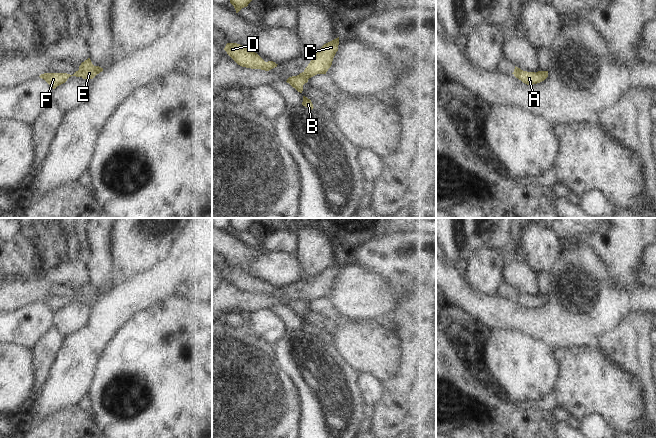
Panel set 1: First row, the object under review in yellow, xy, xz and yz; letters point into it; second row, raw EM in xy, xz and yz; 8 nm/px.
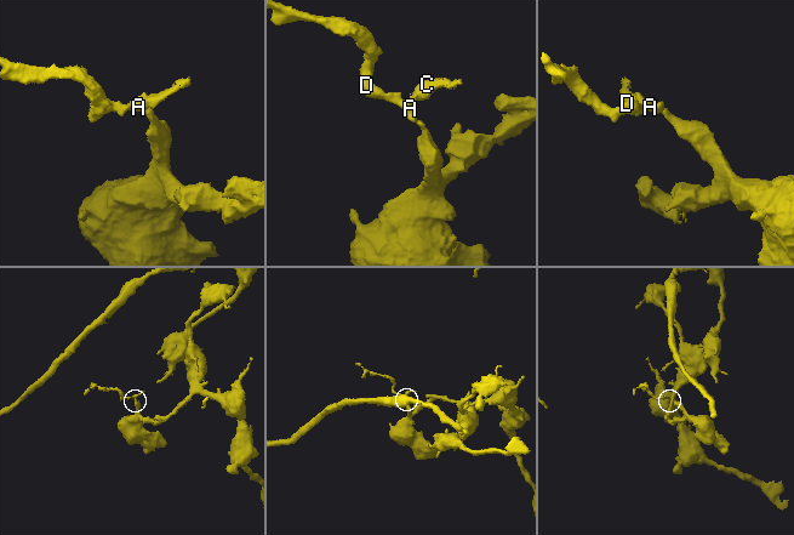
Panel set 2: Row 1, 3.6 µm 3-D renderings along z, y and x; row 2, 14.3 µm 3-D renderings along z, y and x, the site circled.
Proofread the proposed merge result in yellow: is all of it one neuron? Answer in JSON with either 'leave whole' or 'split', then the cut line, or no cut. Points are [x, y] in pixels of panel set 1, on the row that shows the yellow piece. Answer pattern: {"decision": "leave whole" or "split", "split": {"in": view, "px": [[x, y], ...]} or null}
{"decision": "split", "split": {"in": "xz", "px": [[302, 72], [307, 79]]}}

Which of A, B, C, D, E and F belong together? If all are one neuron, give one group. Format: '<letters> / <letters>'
A B D F / C E

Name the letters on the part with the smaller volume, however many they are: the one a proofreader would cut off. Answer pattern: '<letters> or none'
C, E.

